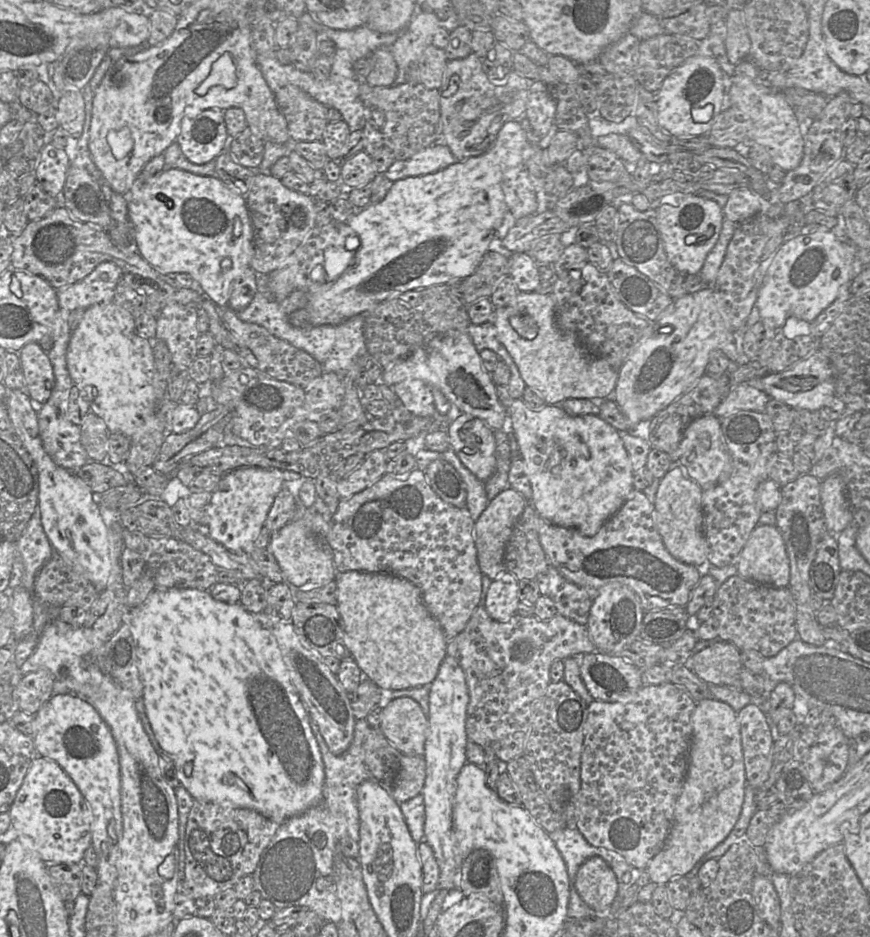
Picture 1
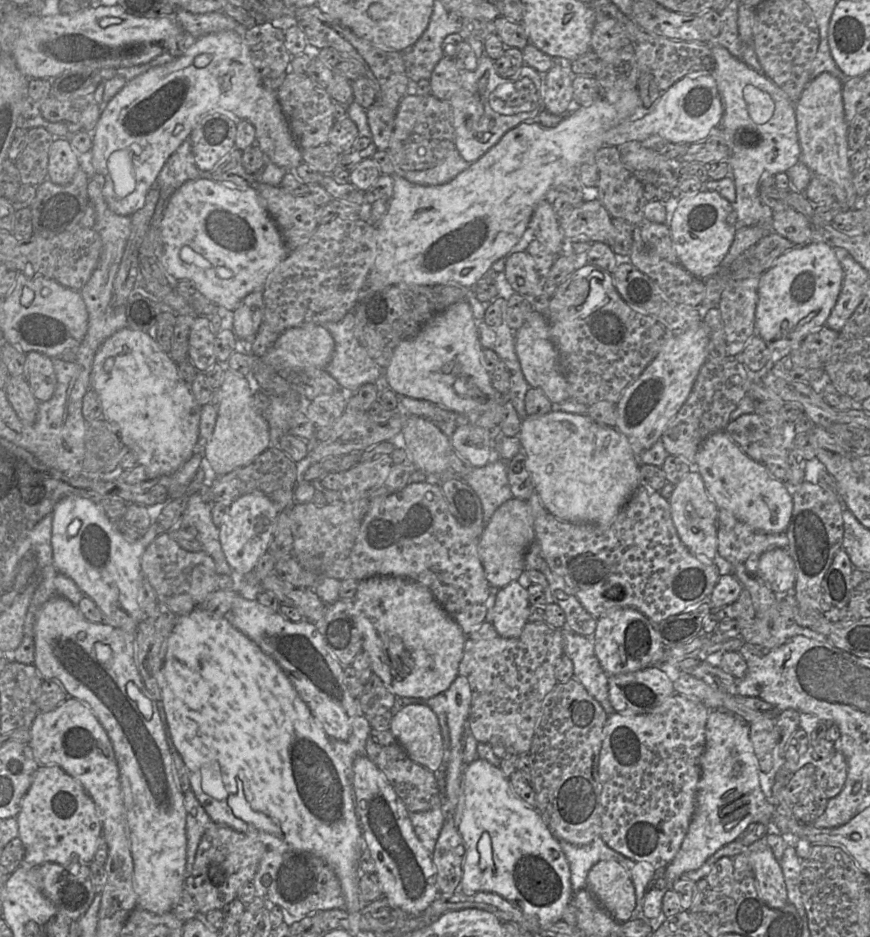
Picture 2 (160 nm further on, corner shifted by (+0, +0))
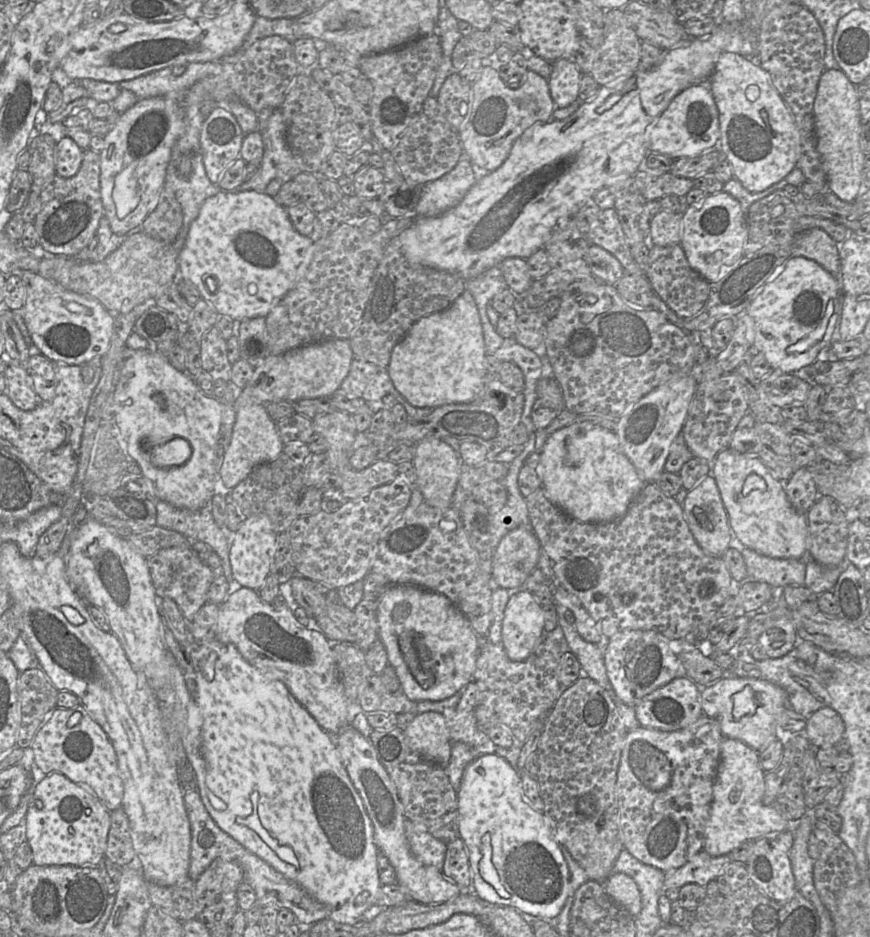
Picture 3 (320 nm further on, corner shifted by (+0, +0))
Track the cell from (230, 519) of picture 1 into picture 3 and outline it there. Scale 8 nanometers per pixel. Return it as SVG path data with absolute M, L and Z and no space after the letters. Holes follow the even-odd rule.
M265 514L247 517L233 532L229 560L233 577L242 587L258 591L265 585L275 558L277 536L278 533L274 530L270 518Z

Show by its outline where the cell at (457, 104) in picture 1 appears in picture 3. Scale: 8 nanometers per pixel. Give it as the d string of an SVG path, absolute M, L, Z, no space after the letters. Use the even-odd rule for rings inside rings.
M483 66L479 77L471 84L472 102L458 136L464 154L472 164L485 173L500 167L507 159L514 141L536 122L552 120L555 105L548 80L528 70L523 83L509 87L491 66Z

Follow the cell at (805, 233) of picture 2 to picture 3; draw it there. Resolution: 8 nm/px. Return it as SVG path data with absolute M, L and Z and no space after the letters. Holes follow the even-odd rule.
M822 229L800 231L794 241L791 256L803 256L814 260L839 280L839 245Z

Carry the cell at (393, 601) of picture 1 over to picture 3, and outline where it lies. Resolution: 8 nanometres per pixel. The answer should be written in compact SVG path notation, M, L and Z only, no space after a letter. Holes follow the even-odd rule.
M390 585L379 597L377 607L378 620L378 640L380 640L388 655L388 663L391 665L400 681L402 692L412 701L440 701L456 694L460 689L465 687L469 682L473 681L473 675L476 668L476 662L479 650L482 644L482 637L476 634L470 622L465 615L444 595L429 591L416 585Z

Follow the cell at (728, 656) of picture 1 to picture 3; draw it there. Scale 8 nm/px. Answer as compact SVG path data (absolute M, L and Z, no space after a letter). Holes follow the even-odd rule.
M654 630L621 631L604 641L603 653L614 694L629 706L634 707L655 690L685 676L674 645Z

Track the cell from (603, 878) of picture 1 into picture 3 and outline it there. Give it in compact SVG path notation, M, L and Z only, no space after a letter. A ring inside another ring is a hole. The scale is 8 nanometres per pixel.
M613 873L603 883L612 900L624 908L632 917L641 911L641 894L635 881L627 874Z

